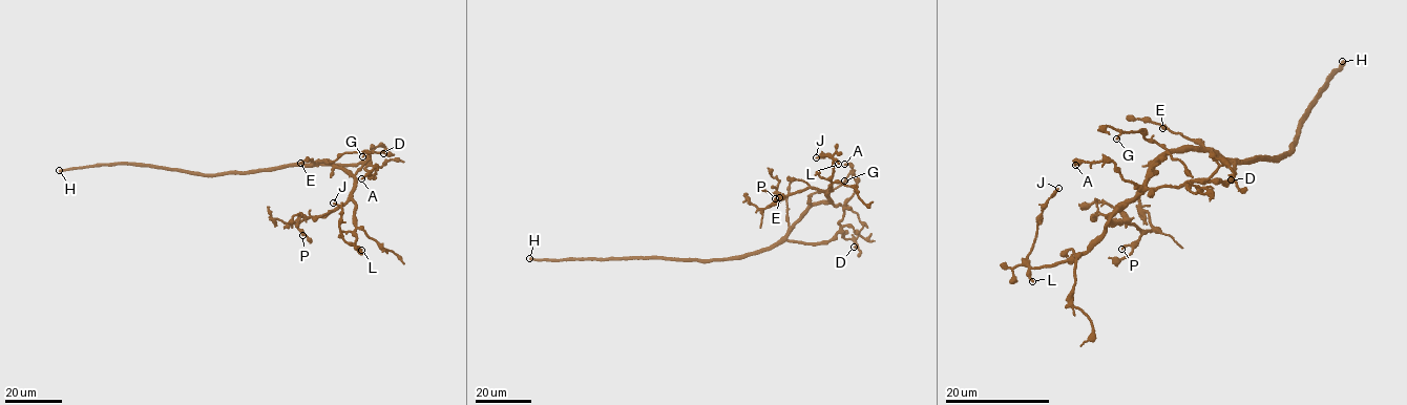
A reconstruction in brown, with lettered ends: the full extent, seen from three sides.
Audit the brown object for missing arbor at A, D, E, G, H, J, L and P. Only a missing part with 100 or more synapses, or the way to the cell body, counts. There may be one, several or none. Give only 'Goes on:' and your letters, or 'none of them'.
Goes on: H

